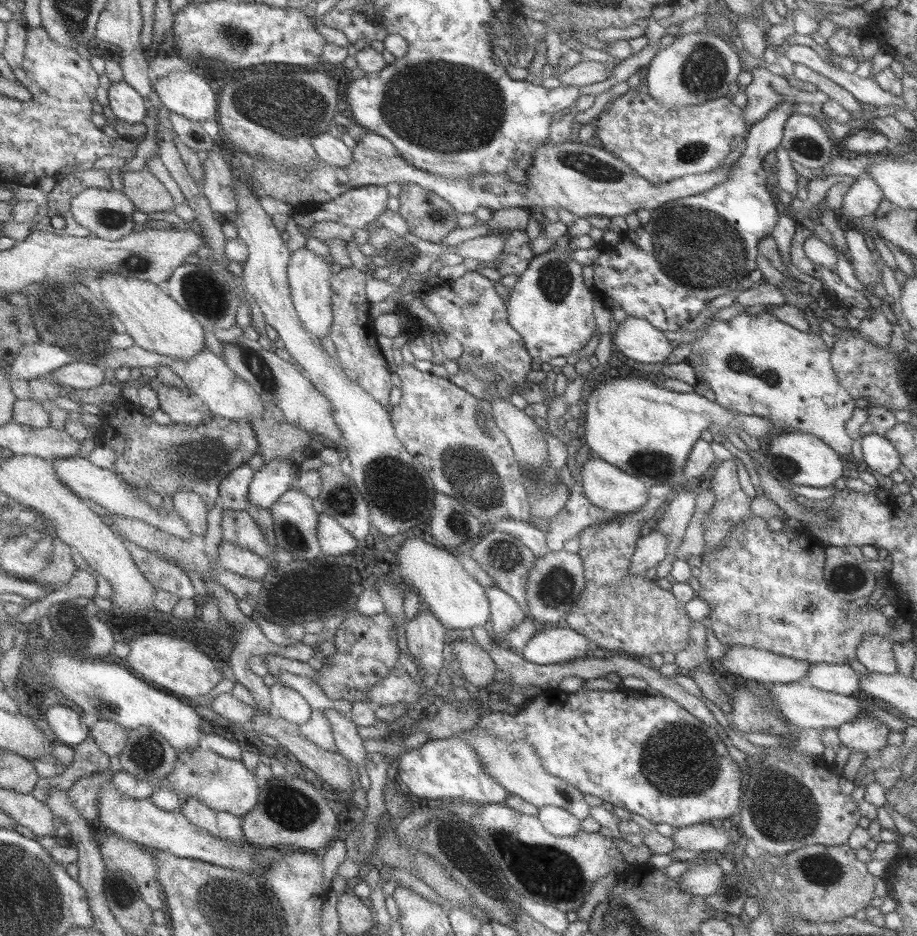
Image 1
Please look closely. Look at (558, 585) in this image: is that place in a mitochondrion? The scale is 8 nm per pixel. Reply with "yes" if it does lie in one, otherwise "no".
yes

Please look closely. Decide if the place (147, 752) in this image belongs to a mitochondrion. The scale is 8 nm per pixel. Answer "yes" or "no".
yes

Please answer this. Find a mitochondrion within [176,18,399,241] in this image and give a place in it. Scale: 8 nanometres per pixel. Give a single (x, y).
(268, 98)

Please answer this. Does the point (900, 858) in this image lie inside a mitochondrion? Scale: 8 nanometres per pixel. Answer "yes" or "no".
no

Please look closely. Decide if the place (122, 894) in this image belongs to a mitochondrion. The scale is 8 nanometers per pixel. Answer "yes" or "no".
yes

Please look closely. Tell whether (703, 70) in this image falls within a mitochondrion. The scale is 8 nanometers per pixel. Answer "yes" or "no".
yes

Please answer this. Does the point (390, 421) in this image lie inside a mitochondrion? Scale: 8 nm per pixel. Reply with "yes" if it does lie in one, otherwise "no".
no

